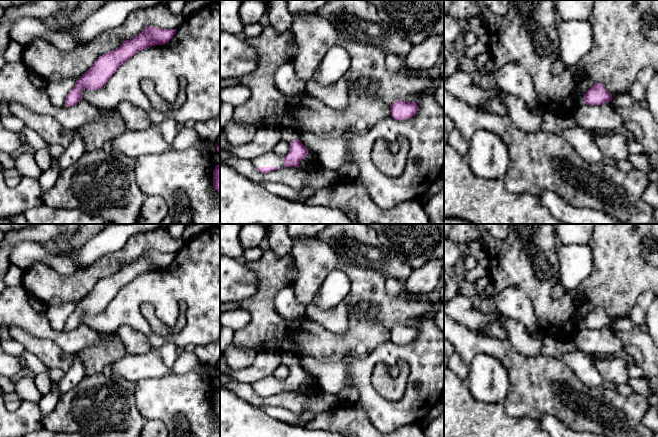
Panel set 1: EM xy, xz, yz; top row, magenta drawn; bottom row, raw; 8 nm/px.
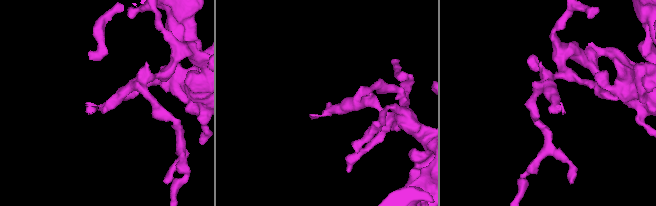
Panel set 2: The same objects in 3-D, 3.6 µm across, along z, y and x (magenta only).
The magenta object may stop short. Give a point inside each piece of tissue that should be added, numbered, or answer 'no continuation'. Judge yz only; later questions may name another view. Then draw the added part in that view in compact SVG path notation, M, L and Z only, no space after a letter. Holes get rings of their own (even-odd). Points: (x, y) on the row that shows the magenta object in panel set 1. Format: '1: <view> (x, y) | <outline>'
1: yz (579, 101) | M577 93L575 103L576 109L585 104L583 100L583 95L581 93Z

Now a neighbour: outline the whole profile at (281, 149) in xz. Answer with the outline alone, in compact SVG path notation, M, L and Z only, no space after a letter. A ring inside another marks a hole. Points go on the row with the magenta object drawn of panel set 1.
M281 139L279 143L274 147L273 152L284 158L289 152L289 145L289 143Z

